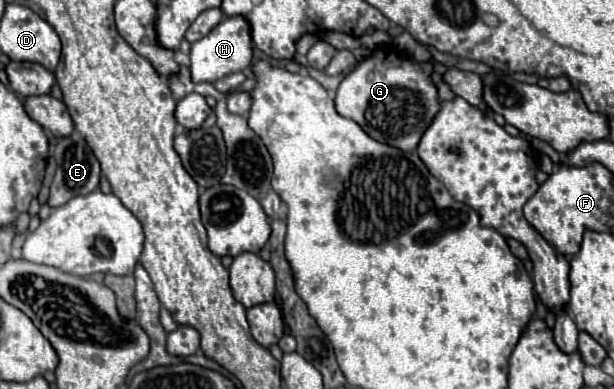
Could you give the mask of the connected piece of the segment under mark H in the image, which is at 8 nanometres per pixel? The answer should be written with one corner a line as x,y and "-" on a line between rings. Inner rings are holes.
225,17
209,35
195,41
191,45
191,77
195,83
201,81
217,81
231,73
243,71
253,63
253,41
251,41
251,25
245,17

